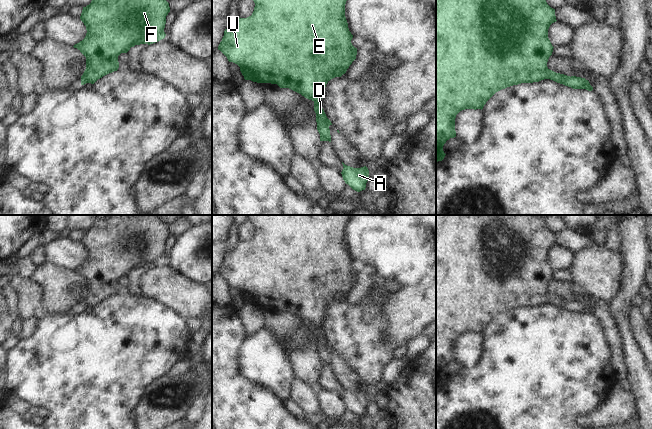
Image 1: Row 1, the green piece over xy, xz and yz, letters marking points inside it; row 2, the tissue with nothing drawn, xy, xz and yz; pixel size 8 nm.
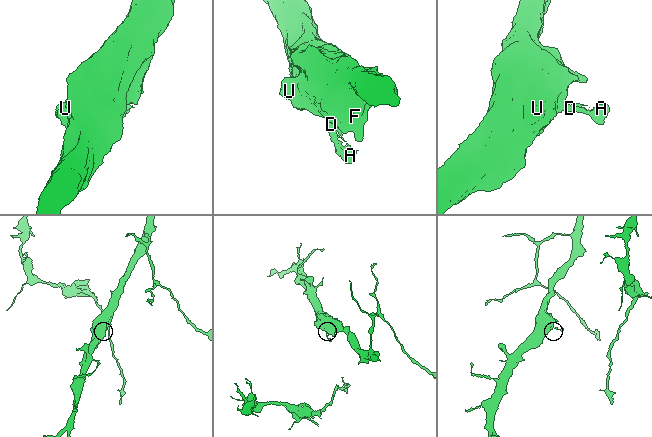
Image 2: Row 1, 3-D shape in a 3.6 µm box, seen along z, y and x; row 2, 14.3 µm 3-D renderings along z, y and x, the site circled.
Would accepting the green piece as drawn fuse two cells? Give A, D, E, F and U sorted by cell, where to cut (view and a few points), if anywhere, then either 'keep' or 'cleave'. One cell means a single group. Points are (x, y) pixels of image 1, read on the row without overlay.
A D E F U; no cut; keep

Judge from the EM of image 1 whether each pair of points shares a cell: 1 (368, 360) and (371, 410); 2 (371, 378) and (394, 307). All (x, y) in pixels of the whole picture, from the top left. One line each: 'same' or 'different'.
1: same
2: different

